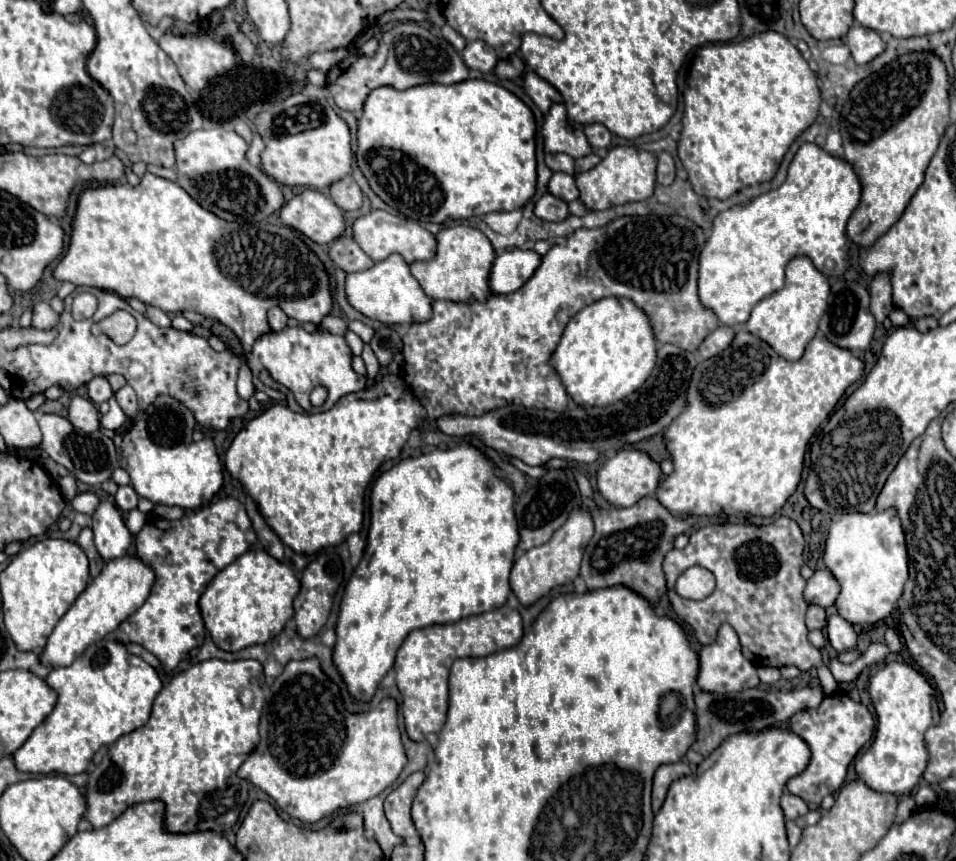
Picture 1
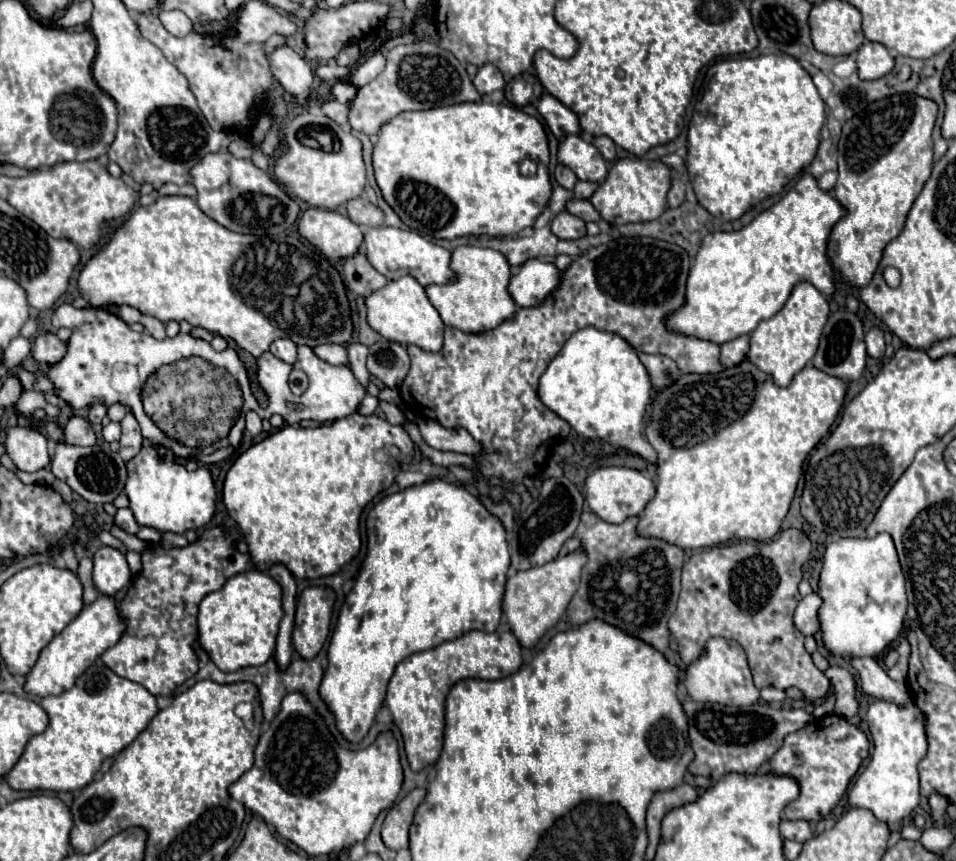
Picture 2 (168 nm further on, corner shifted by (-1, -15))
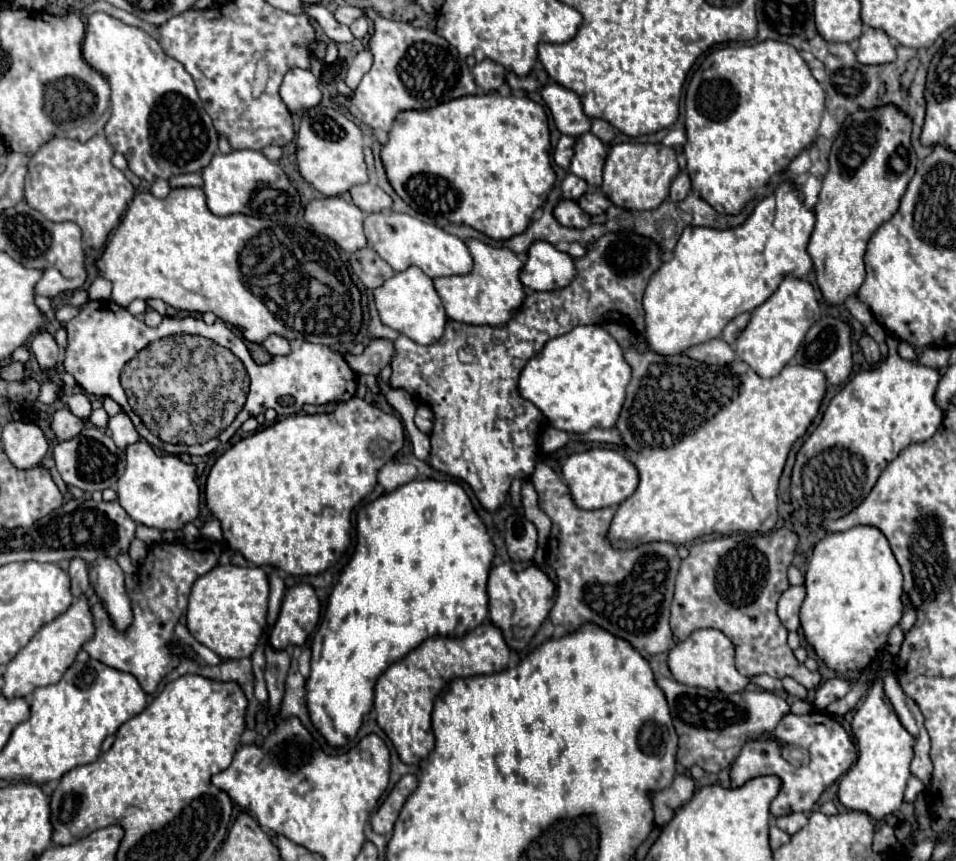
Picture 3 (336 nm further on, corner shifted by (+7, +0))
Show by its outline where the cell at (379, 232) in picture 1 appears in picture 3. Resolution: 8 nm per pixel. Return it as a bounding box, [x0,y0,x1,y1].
[365,211,473,277]

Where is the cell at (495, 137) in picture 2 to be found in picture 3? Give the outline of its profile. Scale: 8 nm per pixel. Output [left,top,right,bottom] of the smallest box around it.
[381,95,557,241]

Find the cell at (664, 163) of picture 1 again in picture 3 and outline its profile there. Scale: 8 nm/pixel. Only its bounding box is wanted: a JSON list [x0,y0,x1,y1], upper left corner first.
[669,173,691,201]

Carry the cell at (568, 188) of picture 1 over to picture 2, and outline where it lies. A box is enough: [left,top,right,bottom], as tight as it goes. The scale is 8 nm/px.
[565,198,599,222]

